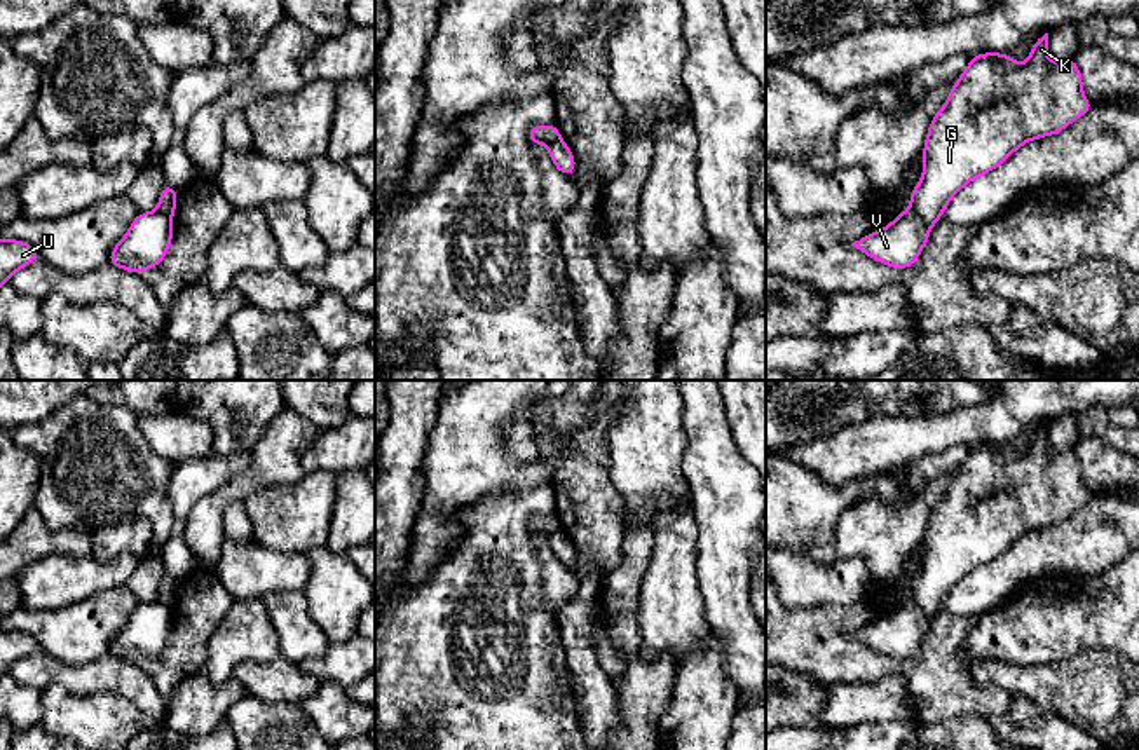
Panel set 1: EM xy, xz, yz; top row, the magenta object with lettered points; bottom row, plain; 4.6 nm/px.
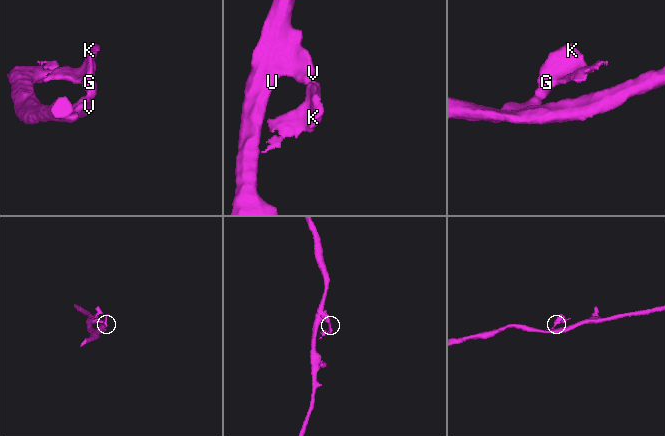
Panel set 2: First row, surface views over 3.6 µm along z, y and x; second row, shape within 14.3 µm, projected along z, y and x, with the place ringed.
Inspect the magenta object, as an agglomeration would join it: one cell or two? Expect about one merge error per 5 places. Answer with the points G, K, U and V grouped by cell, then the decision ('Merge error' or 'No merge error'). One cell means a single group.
Groups: G K / U V. Merge error

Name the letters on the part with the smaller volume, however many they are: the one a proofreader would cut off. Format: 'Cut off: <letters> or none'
Cut off: G, K

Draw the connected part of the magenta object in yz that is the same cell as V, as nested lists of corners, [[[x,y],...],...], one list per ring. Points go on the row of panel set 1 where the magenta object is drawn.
[[[909,208],[888,227],[855,241],[851,246],[876,262],[902,270],[916,263],[928,242],[930,230],[931,225]]]

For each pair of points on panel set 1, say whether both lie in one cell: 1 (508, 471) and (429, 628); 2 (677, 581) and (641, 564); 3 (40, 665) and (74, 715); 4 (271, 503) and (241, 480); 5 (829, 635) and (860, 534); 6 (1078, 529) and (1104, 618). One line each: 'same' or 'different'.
1: different
2: different
3: different
4: different
5: different
6: different

